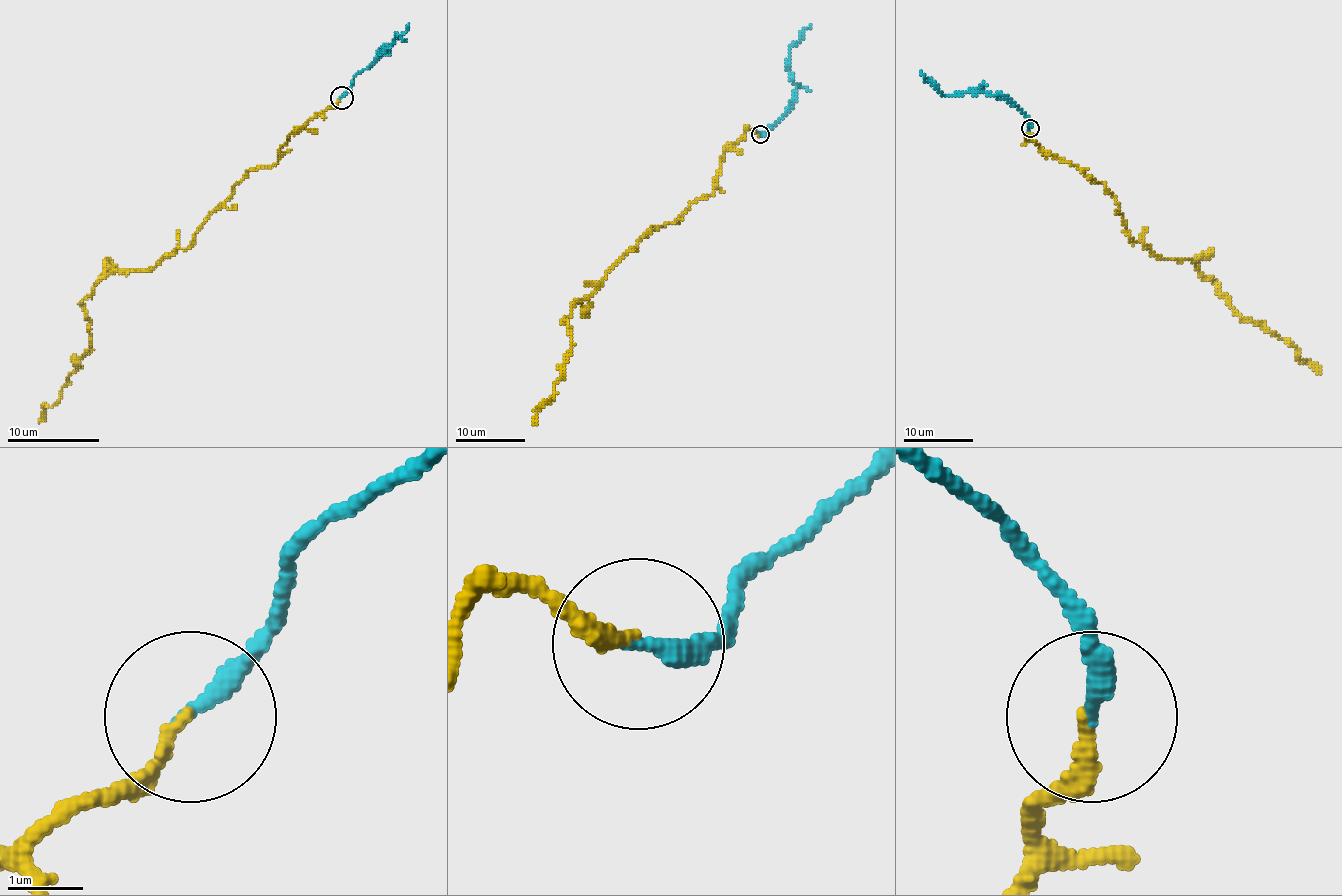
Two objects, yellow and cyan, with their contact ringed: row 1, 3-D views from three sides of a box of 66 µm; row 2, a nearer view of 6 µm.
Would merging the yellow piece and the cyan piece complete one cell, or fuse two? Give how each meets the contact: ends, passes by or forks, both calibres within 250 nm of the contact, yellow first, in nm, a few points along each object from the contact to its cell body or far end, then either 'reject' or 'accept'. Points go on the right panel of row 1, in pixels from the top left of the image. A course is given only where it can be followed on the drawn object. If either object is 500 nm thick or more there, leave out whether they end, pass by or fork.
yellow ends there; cyan ends there; 170 nm thick on the yellow side, 260 nm on the other; yellow runs (1029, 128), (1028, 140), (1104, 185), (1132, 242), (1161, 260), (1189, 258), (1239, 315), (1290, 343), (1319, 374); cyan runs (1029, 128), (1028, 115), (1005, 98), (974, 91), (946, 96), (922, 72); accept

